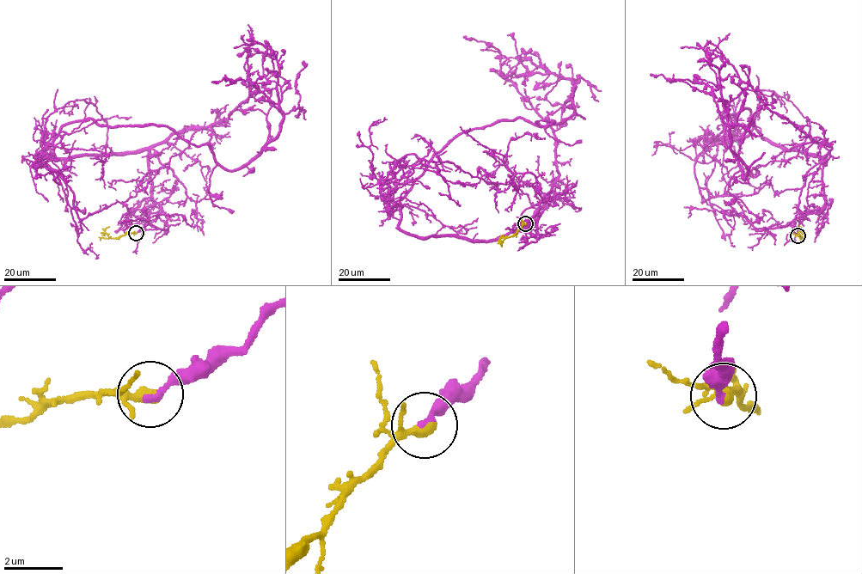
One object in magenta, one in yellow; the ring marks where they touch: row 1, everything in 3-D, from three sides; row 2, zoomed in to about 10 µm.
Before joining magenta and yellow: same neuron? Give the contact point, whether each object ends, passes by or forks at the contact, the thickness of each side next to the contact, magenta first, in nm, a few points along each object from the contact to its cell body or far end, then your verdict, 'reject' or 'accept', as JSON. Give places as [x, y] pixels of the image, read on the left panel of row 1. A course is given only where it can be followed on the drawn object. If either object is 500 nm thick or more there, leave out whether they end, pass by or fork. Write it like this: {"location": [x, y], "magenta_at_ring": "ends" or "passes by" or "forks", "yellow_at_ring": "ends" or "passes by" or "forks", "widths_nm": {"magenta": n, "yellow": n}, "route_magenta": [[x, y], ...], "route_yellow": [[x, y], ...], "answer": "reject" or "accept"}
{"location": [136, 233], "magenta_at_ring": "ends", "yellow_at_ring": "passes by", "widths_nm": {"magenta": 240, "yellow": 300}, "route_magenta": [[136, 233], [163, 212], [149, 151], [247, 101], [247, 49], [277, 60], [280, 111], [240, 77], [211, 82]], "route_yellow": [[136, 233], [112, 238], [105, 233], [101, 235]], "answer": "accept"}

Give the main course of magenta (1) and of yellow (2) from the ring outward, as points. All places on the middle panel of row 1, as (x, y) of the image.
1: (526, 223), (556, 139), (508, 78), (565, 78), (504, 77), (463, 36)
2: (526, 223), (515, 235), (501, 238), (501, 247)

